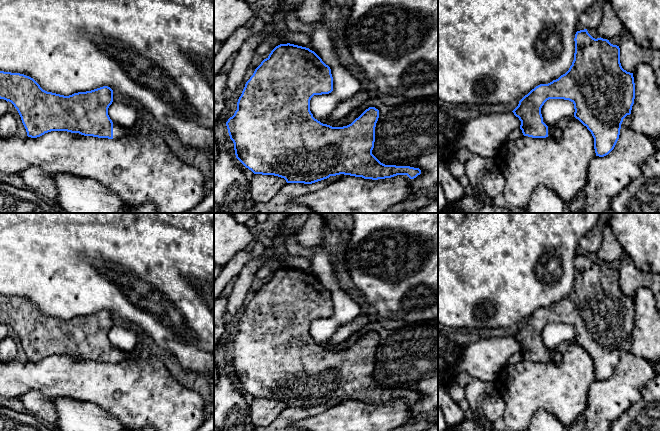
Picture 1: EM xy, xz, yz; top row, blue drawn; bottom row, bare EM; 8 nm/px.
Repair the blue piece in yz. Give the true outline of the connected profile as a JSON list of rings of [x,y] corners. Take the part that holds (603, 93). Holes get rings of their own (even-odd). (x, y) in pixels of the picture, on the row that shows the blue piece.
[[[587,29],[575,34],[574,60],[569,70],[548,84],[540,84],[532,89],[512,111],[521,121],[520,129],[524,136],[551,138],[560,133],[568,124],[569,118],[562,118],[555,125],[555,132],[542,117],[541,108],[549,99],[569,100],[574,104],[574,117],[591,132],[594,138],[596,156],[604,157],[615,147],[623,119],[631,114],[635,99],[633,73],[624,70],[620,63],[620,48],[607,39],[593,38]]]

